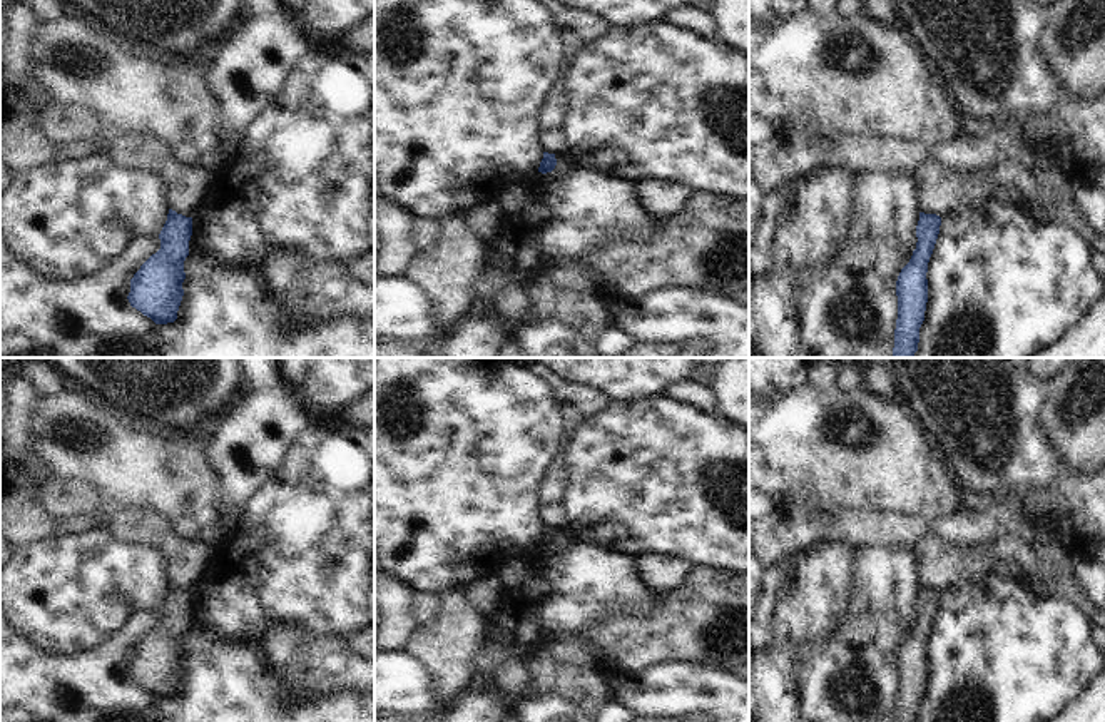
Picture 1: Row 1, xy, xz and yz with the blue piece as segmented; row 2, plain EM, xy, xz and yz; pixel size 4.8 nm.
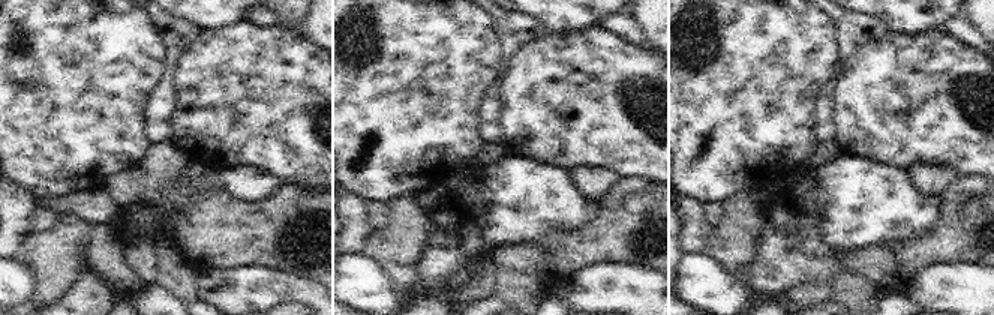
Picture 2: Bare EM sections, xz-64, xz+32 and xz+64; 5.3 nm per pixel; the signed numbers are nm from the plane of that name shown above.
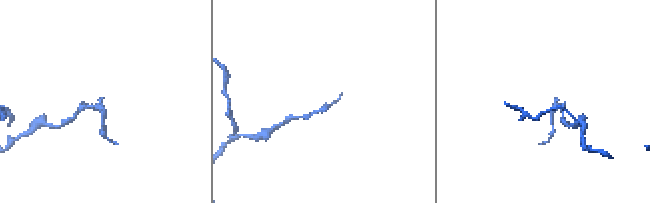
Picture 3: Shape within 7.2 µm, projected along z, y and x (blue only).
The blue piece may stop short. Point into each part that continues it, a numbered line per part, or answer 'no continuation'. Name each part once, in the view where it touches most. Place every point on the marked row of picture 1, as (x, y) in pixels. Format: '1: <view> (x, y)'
no continuation

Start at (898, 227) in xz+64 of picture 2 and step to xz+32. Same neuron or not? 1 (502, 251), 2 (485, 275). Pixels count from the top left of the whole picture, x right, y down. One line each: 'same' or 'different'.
1: different
2: different

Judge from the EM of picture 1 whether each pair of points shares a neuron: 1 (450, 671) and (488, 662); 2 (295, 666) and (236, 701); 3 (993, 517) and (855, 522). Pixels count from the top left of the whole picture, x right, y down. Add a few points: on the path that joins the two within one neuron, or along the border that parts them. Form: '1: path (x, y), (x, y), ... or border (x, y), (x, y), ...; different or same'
1: border (480, 652), (475, 659), (472, 679); different
2: border (261, 644), (269, 679), (290, 702), (303, 702); different
3: path (958, 527), (890, 527); same

